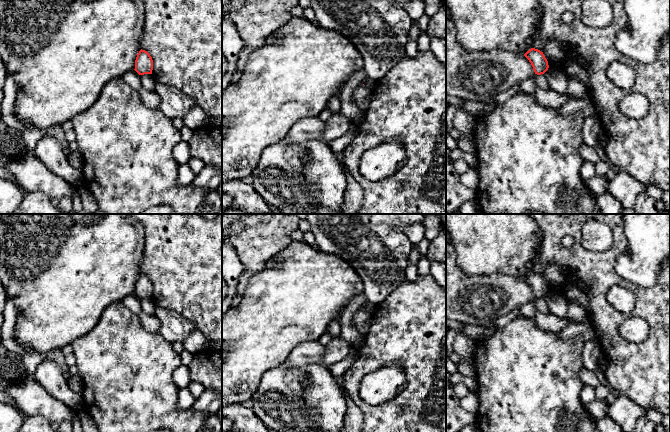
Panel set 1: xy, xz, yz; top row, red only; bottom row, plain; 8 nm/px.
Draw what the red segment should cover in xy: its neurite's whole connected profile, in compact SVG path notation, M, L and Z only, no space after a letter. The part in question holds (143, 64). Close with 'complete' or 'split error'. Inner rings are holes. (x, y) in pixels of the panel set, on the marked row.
M140 50L135 60L135 69L139 75L152 74L153 60L145 50Z | complete

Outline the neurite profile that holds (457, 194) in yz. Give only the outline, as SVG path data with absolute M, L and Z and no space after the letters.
M446 160L446 214L453 214L465 202L476 199L476 190L463 185L460 176L454 163Z

